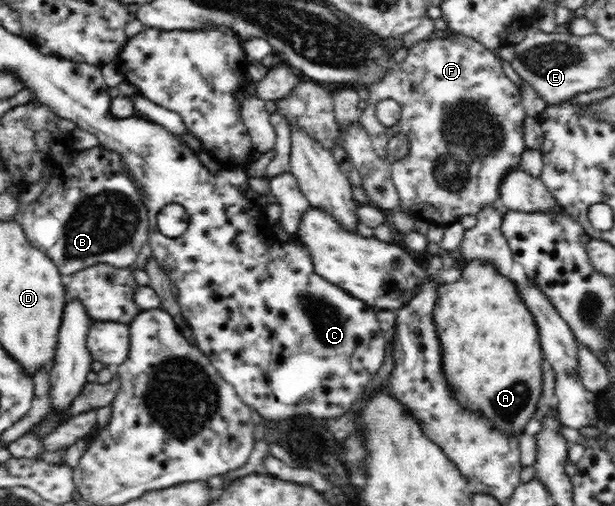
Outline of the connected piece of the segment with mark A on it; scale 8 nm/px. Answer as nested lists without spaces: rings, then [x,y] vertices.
[[[472,259],[470,265],[464,267],[462,277],[456,283],[442,284],[439,287],[438,299],[432,312],[435,322],[436,331],[440,331],[440,347],[444,347],[444,371],[448,371],[447,383],[452,383],[451,391],[456,391],[456,395],[460,395],[460,403],[464,403],[464,407],[472,407],[471,411],[479,411],[481,415],[488,415],[488,420],[492,419],[492,424],[496,423],[496,428],[502,429],[504,432],[515,432],[515,435],[522,435],[526,430],[526,425],[535,417],[538,403],[540,403],[540,395],[542,395],[542,370],[545,366],[544,354],[541,343],[538,341],[538,327],[534,316],[531,314],[530,308],[523,302],[522,296],[519,295],[517,285],[510,281],[509,277],[500,275],[498,267],[490,260]]]

